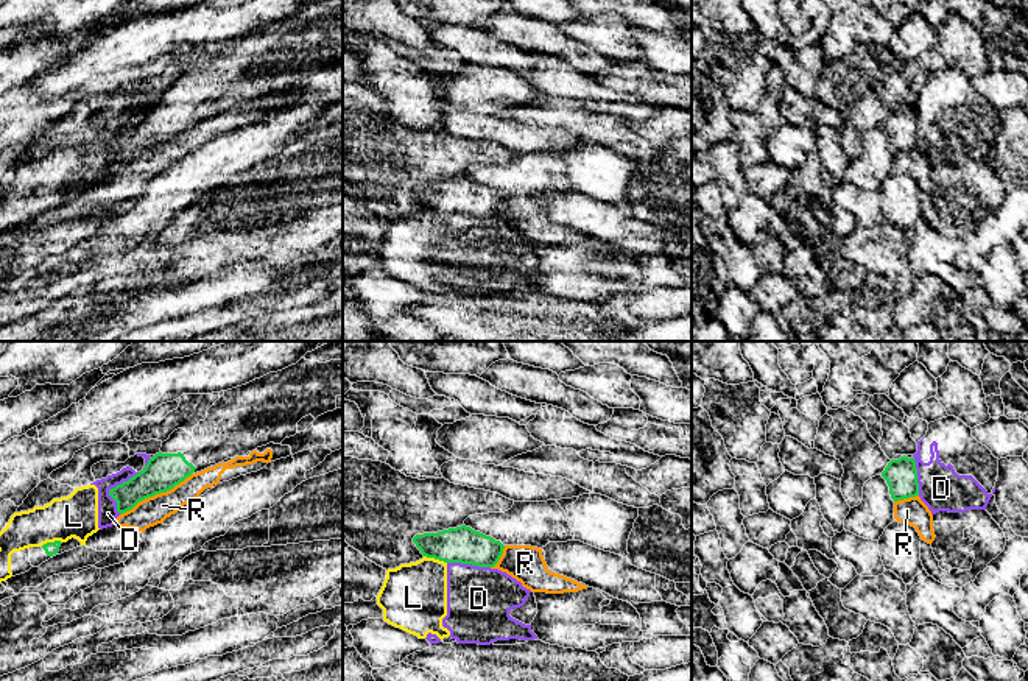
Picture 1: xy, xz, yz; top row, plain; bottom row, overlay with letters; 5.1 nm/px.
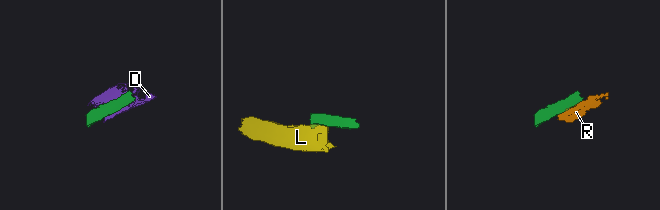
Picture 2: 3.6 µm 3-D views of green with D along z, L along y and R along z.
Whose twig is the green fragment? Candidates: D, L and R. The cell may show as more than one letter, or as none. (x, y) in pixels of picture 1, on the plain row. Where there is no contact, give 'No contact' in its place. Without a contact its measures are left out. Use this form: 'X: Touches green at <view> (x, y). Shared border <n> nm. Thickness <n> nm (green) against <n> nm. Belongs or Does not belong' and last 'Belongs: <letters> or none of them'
D: Touches green at xy (112, 139). Shared border 240 nm. Thickness 180 nm (green) against 100 nm. Does not belong
L: Touches green at xz (435, 209). Shared border 130 nm. Thickness 190 nm (green) against 340 nm. Does not belong
R: Touches green at xy (156, 144). Shared border 440 nm. Thickness 190 nm (green) against 150 nm. Does not belong
Belongs: none of them

